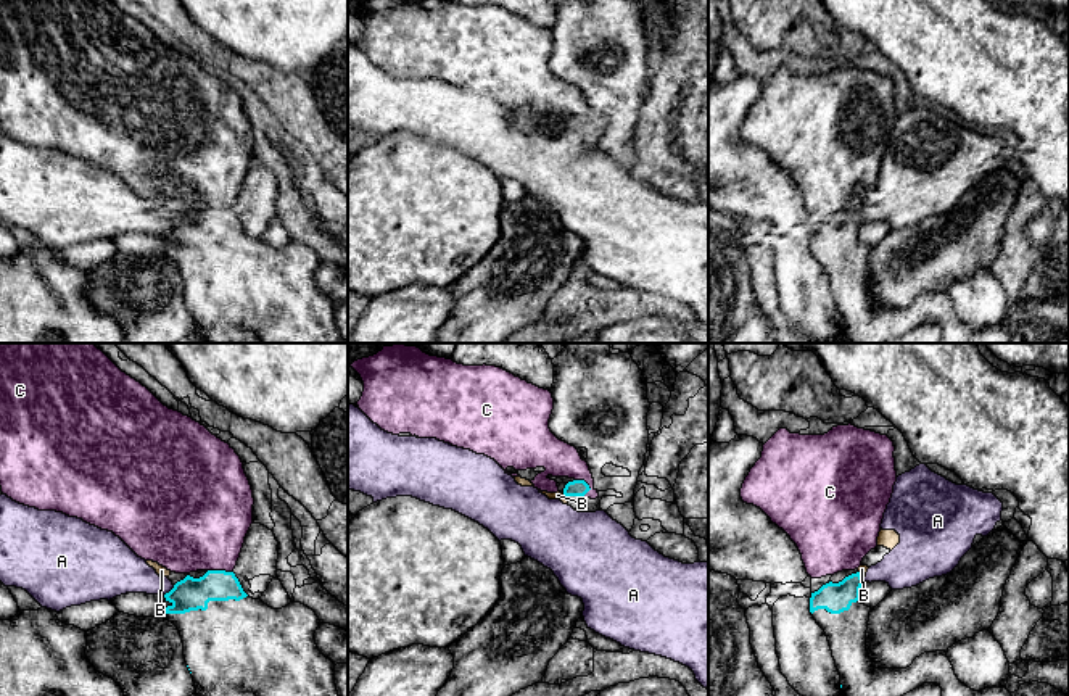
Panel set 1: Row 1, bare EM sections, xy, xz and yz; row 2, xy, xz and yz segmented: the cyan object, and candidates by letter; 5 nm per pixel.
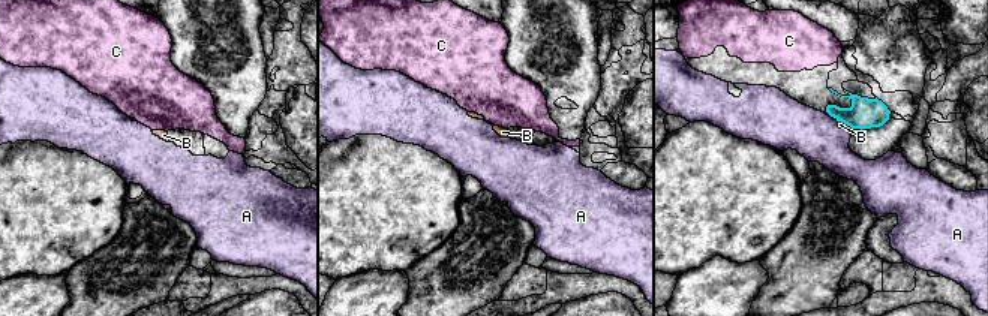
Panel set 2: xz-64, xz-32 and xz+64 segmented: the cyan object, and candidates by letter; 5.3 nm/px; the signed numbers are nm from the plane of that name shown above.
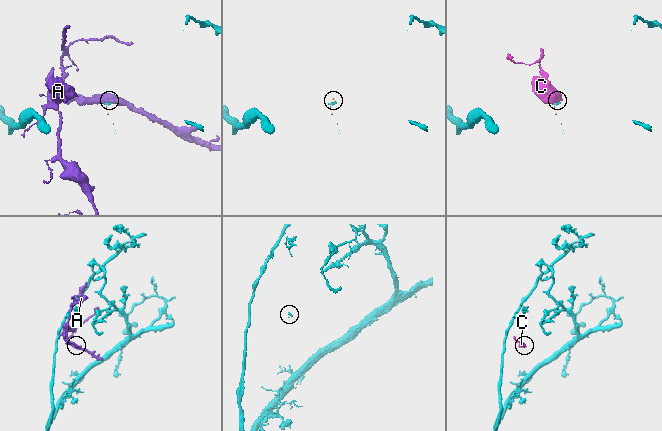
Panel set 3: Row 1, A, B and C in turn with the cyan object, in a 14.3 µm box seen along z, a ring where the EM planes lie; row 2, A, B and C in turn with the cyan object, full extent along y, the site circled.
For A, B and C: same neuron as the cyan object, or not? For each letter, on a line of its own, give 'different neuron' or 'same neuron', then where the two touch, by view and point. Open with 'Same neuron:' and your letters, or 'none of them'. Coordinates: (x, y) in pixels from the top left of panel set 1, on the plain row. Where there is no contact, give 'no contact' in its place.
Same neuron: C
A: different neuron; contact xy (171, 229)
B: different neuron; contact xz (565, 134)
C: same neuron; contact xz (588, 124)

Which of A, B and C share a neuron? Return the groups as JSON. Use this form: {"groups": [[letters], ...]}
{"groups": [["A", "B"], ["C"]]}

